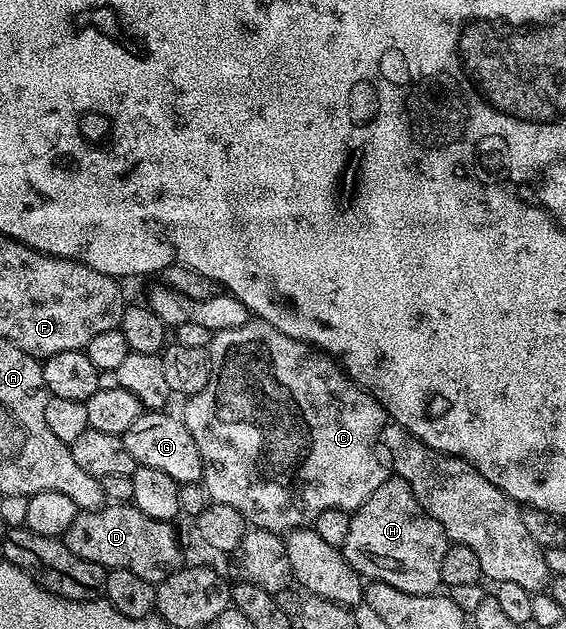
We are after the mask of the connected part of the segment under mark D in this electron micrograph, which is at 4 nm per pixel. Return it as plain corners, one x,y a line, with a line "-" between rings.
106,503
105,507
94,512
78,511
63,539
79,558
99,562
99,566
106,570
131,570
131,574
139,574
139,578
147,578
147,582
156,586
183,567
181,544
173,527
170,521
147,518
147,514
133,507
132,503

